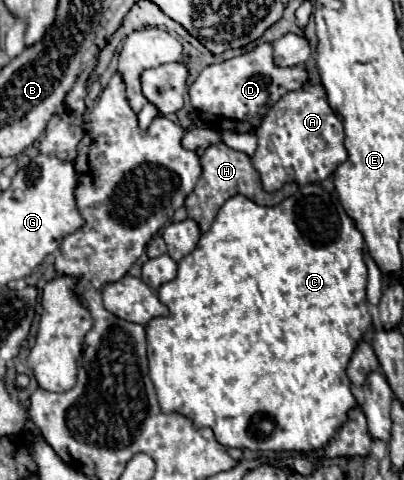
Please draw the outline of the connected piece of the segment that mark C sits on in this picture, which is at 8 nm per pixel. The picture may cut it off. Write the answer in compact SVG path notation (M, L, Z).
M310 183L302 185L298 193L284 199L274 207L264 207L250 201L244 195L230 197L216 215L208 233L202 233L194 253L186 255L178 263L178 275L170 283L160 285L158 299L168 307L168 317L156 317L146 325L148 339L148 363L150 379L154 375L154 387L164 413L178 411L188 415L196 427L210 427L214 437L224 447L246 447L250 451L316 451L328 445L332 435L342 427L348 411L354 409L356 399L350 391L350 379L346 365L354 355L356 345L372 331L372 317L366 307L366 263L364 263L364 237L356 229L354 221L346 215L344 207L334 193Z

